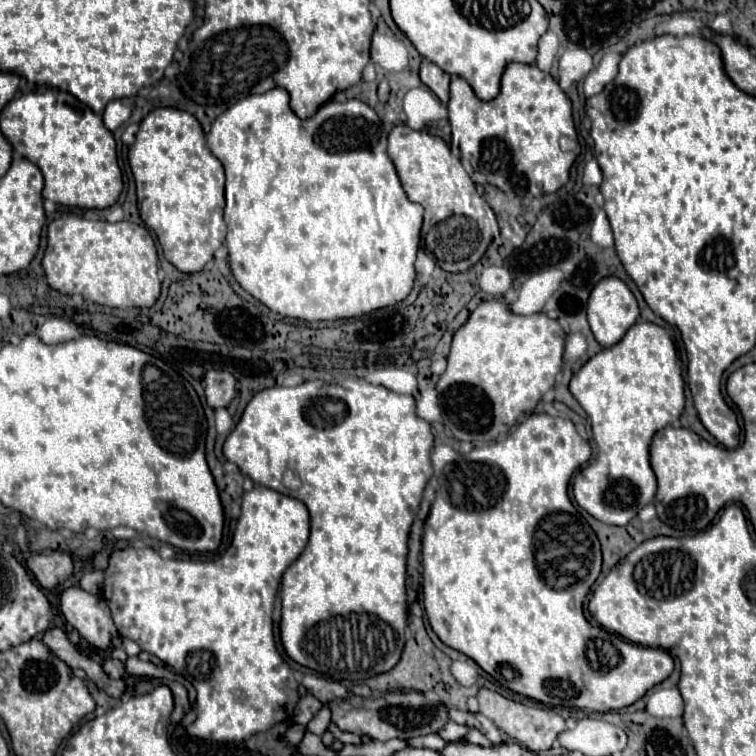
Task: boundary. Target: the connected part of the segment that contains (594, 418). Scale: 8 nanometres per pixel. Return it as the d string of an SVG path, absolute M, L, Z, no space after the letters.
M638 321L628 329L618 345L594 355L580 371L574 373L570 391L588 413L594 441L598 445L596 463L582 467L574 477L574 497L578 505L598 521L606 525L628 525L642 507L654 501L656 495L656 475L650 467L650 441L656 431L680 419L686 403L682 365L678 361L670 335L666 333L666 329L654 323Z

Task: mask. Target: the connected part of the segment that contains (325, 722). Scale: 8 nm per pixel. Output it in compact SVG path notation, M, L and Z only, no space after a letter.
M320 709L312 717L312 721L306 725L306 731L314 733L314 735L322 735L328 729L328 725L330 725L330 711L328 709Z

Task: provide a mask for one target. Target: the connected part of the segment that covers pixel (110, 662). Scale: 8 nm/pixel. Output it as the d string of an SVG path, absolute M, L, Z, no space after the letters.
M108 657L102 667L104 667L104 673L106 673L110 679L120 679L122 673L124 673L124 663L120 663L118 659L112 659L112 657Z

